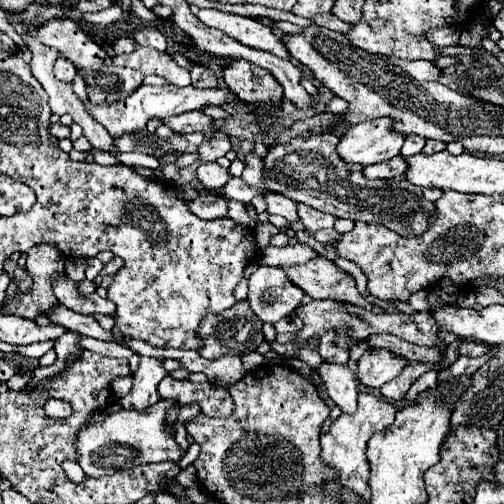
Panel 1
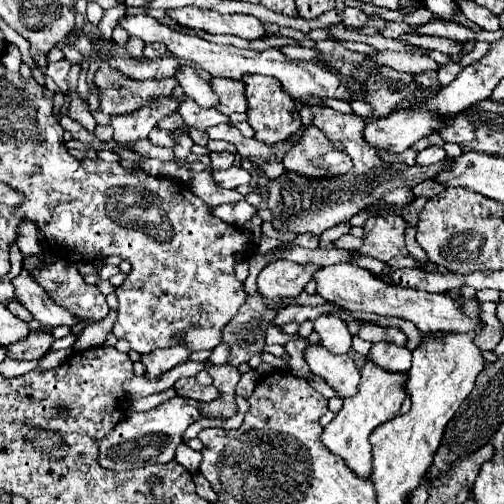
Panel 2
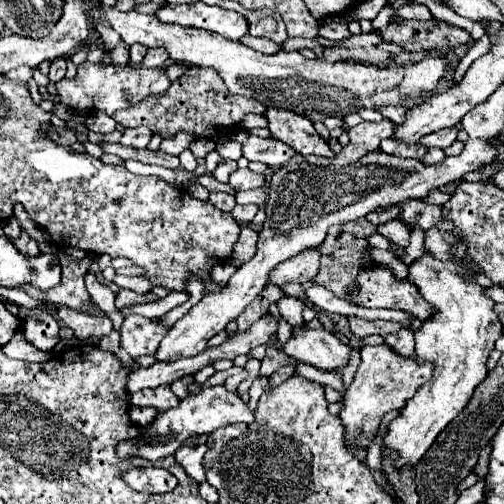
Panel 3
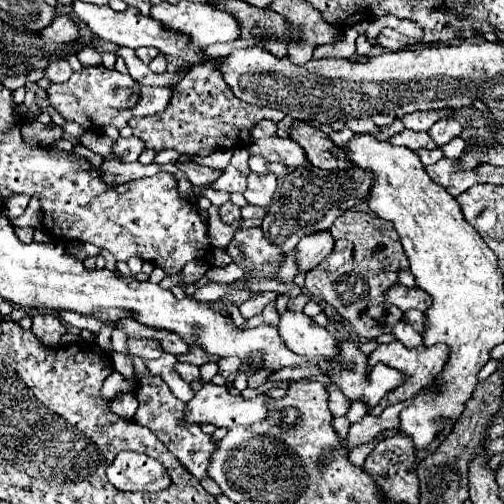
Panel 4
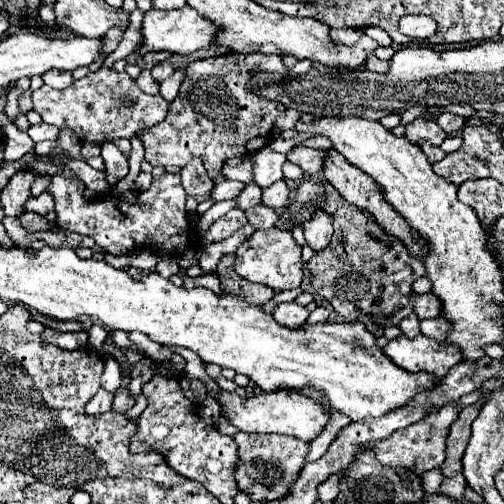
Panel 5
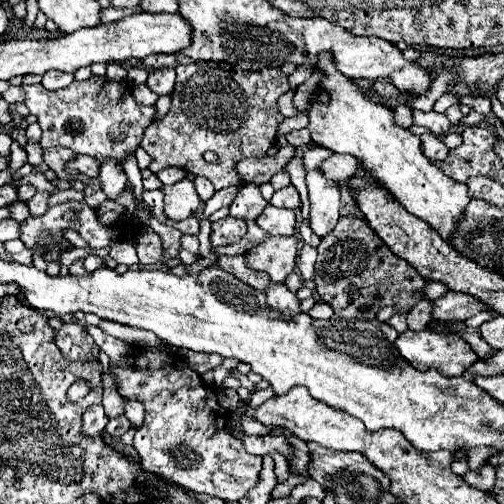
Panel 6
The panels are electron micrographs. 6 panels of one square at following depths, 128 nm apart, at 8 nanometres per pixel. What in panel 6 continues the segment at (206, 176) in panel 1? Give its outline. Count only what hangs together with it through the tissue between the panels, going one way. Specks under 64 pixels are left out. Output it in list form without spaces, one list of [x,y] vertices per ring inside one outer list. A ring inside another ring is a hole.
[[[290,184],[290,186],[286,186],[286,188],[282,188],[282,190],[276,190],[274,192],[274,196],[272,196],[272,200],[270,200],[270,204],[272,206],[278,206],[278,208],[298,208],[300,206],[300,194],[298,194],[298,190]]]

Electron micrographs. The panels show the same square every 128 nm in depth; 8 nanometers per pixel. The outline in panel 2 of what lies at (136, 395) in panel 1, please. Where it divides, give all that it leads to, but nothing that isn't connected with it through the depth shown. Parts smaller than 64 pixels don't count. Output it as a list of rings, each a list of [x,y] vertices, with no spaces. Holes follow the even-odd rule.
[[[176,344],[176,348],[158,348],[156,352],[142,356],[142,364],[146,366],[146,378],[160,378],[164,372],[168,372],[170,368],[186,362],[190,356],[188,348],[184,348],[184,344]]]

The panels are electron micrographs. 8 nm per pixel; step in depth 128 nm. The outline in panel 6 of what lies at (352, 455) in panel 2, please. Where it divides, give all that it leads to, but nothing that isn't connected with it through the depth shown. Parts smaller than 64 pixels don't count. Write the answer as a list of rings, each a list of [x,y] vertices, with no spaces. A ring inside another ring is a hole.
[[[422,330],[422,332],[402,332],[396,338],[396,348],[400,352],[400,356],[404,356],[404,360],[408,360],[416,370],[428,370],[428,368],[436,368],[442,376],[462,376],[466,372],[466,368],[472,366],[472,360],[476,360],[476,352],[470,348],[468,342],[464,342],[458,334],[436,334],[430,330]]]

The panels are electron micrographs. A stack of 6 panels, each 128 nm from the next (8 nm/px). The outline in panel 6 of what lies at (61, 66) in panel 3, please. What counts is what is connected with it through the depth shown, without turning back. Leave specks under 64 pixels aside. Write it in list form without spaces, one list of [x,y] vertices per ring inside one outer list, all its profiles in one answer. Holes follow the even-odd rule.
[[[48,70],[44,76],[42,76],[42,84],[44,88],[48,90],[60,90],[60,88],[66,88],[74,82],[74,74],[66,74],[66,72],[56,72],[56,70]]]

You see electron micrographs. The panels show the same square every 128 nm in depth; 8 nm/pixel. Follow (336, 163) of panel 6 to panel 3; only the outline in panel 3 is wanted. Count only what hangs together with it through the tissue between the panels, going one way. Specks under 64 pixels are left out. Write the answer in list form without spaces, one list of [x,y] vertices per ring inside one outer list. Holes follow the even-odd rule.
[[[248,136],[248,140],[242,144],[242,156],[246,160],[262,162],[270,168],[280,168],[290,162],[290,158],[294,156],[294,150],[288,148],[288,144],[280,144],[278,140],[272,140],[272,138]]]

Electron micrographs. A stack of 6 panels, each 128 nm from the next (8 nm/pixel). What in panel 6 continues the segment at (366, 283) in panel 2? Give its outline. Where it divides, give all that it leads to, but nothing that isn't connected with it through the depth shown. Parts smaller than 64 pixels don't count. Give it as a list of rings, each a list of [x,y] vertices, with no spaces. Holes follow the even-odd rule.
[[[448,290],[438,300],[432,300],[430,316],[432,316],[432,320],[438,320],[438,322],[446,322],[446,320],[464,322],[482,310],[488,310],[488,308],[484,308],[484,304],[480,304],[480,300],[476,300],[474,296]]]

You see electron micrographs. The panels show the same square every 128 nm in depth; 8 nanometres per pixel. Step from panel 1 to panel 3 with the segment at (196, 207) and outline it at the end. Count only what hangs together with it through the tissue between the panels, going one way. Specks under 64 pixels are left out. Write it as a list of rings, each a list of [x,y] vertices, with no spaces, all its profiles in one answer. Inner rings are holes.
[[[236,204],[230,214],[232,214],[232,218],[234,218],[238,224],[242,224],[242,222],[252,222],[252,218],[254,218],[256,212],[258,212],[258,206],[254,206],[254,204],[248,204],[248,206]]]

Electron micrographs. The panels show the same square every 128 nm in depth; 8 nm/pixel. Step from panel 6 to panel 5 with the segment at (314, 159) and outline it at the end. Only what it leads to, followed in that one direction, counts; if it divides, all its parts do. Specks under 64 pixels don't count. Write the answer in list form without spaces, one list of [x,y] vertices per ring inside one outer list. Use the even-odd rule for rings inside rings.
[[[286,161],[283,164],[282,171],[286,179],[292,180],[294,182],[299,182],[304,177],[304,174],[302,170],[299,169],[299,166],[291,163],[290,161]]]

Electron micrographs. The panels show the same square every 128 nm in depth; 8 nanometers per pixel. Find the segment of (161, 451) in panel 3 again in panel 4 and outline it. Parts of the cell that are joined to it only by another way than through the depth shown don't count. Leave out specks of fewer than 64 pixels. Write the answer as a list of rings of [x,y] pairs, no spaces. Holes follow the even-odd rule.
[[[212,382],[204,384],[190,402],[186,402],[186,412],[184,412],[184,422],[190,424],[212,424],[216,428],[232,428],[232,426],[250,426],[256,424],[260,420],[264,420],[264,416],[268,416],[268,408],[266,408],[266,396],[256,396],[252,400],[246,400],[242,396],[234,396],[228,386],[216,386]]]

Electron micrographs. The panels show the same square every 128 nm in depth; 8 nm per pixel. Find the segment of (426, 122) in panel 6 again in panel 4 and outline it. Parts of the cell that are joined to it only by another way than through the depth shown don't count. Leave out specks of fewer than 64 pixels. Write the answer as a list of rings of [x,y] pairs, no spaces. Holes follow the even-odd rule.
[[[402,130],[400,134],[392,136],[388,142],[394,146],[404,146],[412,152],[416,152],[420,148],[428,148],[428,150],[434,148],[434,144],[432,144],[432,140],[428,140],[426,132],[414,132],[414,130]]]

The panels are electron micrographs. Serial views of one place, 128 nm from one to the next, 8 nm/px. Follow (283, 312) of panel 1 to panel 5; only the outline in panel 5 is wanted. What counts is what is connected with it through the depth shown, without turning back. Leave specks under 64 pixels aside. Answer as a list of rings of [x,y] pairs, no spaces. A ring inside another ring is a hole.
[[[324,212],[324,216],[314,216],[312,222],[304,224],[304,240],[314,250],[320,252],[330,244],[332,238],[332,216]]]

